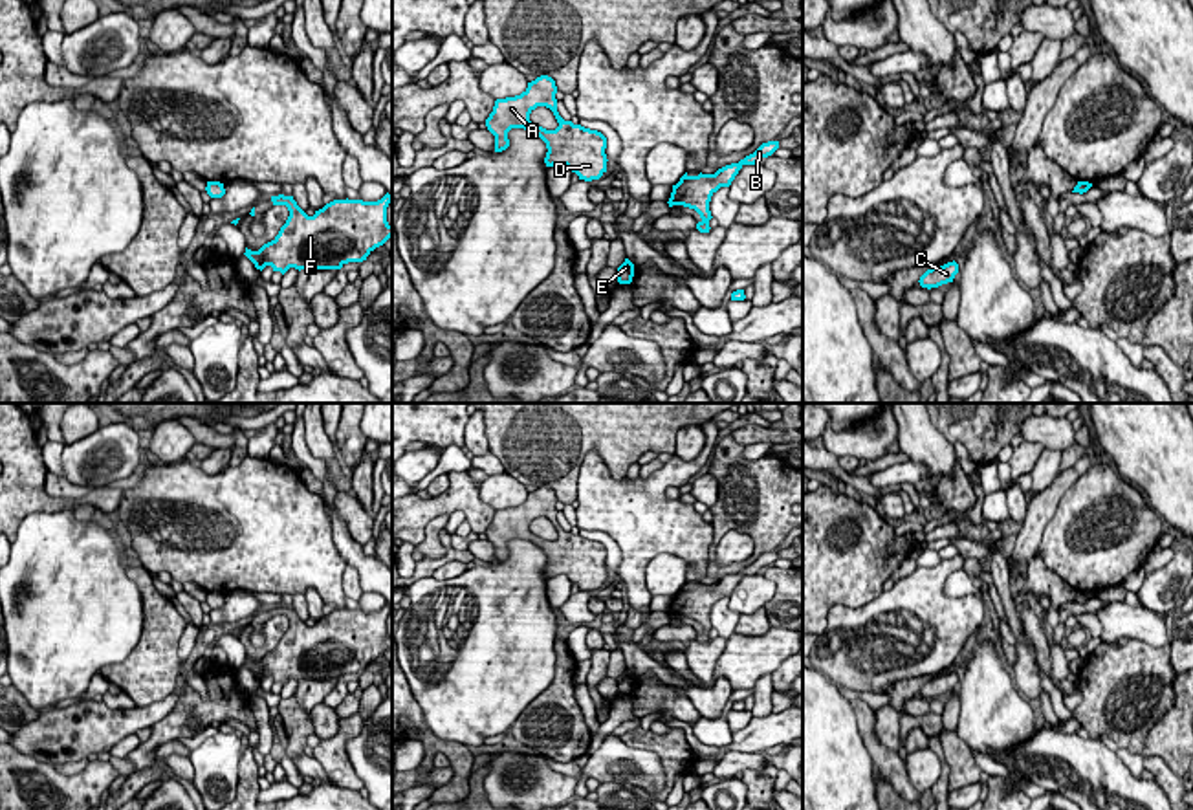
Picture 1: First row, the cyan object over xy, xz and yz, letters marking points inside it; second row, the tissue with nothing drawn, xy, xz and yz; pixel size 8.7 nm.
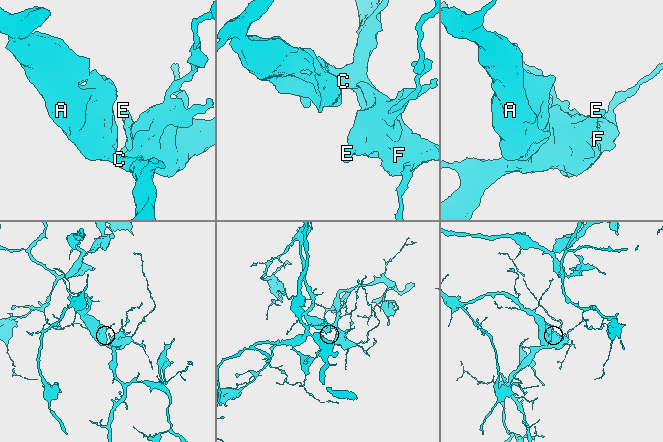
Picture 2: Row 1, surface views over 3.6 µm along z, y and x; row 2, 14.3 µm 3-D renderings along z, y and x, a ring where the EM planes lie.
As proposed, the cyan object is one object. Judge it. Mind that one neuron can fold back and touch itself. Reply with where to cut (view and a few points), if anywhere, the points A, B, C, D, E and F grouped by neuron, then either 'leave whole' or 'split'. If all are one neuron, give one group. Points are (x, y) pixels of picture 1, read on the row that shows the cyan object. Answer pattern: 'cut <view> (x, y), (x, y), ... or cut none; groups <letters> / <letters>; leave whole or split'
cut none; groups A B C D E F; leave whole

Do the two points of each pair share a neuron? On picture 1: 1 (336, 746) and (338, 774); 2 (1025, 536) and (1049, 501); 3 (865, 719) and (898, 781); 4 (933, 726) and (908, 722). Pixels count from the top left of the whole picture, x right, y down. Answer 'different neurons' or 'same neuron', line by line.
1: same neuron
2: same neuron
3: same neuron
4: same neuron

